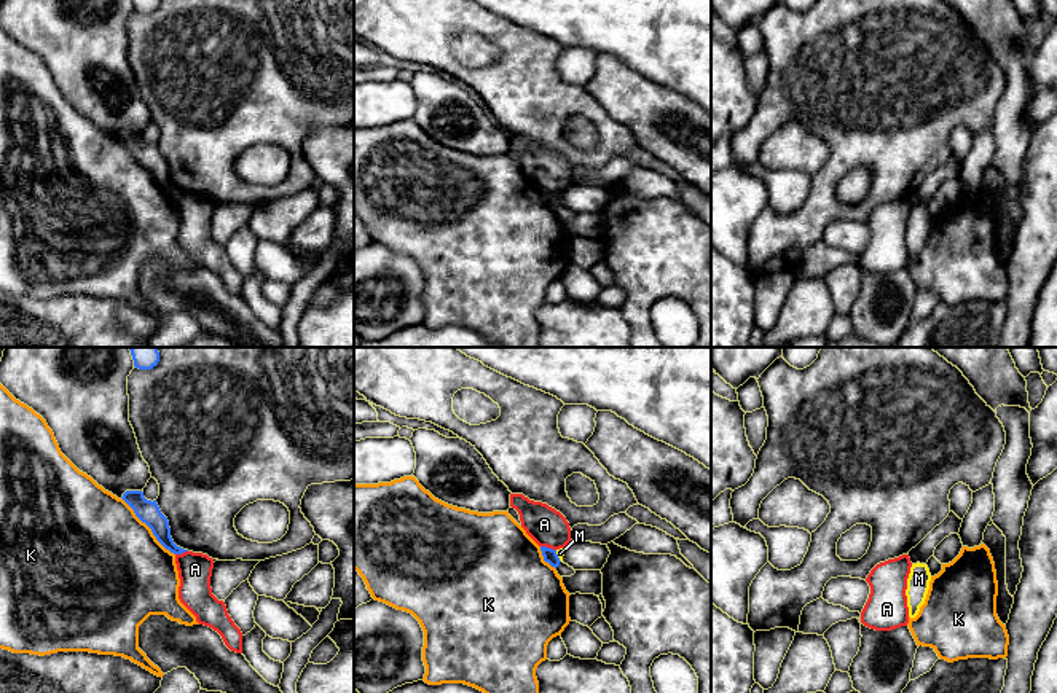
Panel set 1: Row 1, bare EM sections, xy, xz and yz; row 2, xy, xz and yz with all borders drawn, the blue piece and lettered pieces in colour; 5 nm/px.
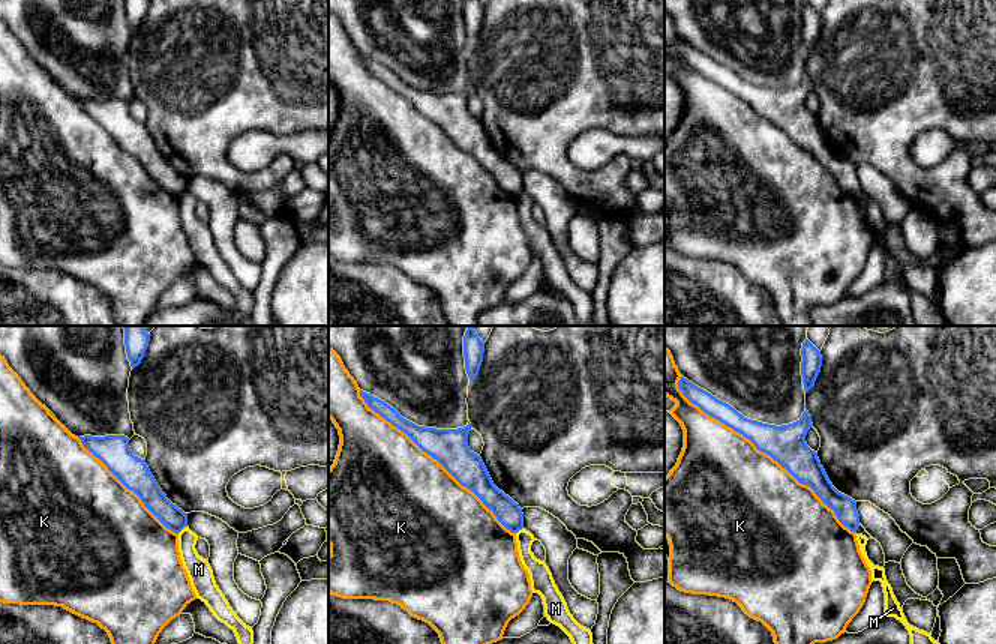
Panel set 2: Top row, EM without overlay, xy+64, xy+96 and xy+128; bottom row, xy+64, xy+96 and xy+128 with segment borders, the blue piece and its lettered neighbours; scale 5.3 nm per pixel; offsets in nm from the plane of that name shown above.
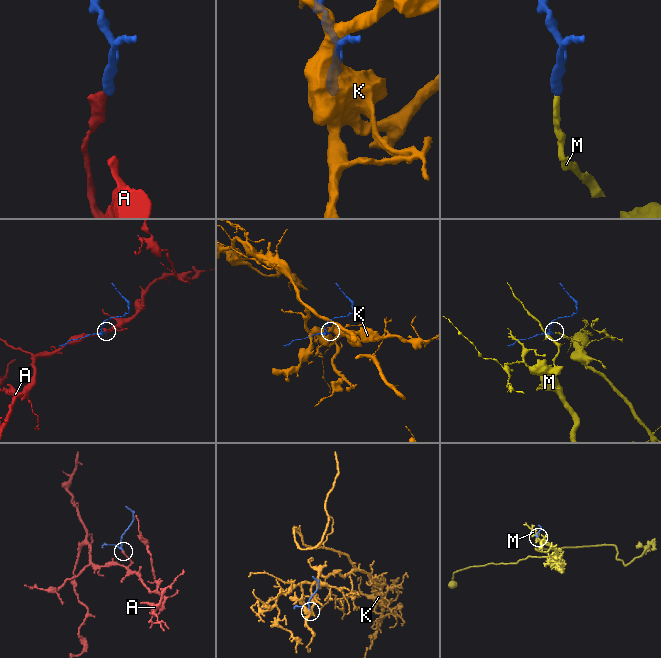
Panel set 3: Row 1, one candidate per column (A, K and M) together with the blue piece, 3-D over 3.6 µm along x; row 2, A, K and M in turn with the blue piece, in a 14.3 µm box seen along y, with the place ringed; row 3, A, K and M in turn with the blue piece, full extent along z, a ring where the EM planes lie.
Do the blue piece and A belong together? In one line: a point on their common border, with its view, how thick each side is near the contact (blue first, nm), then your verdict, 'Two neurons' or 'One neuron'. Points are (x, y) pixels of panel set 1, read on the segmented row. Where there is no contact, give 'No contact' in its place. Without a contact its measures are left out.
Touches blue at xz (549, 548). Thickness 70 nm (blue) against 190 nm. Two neurons

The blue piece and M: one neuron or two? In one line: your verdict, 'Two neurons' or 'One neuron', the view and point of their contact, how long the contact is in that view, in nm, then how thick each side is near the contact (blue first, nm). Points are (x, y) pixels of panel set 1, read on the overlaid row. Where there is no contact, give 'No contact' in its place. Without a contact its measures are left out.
Two neurons. Touches blue at xz (557, 556). Shared border 70 nm. Thickness 70 nm (blue) against 40 nm

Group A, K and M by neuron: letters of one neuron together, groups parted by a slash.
A / K / M

